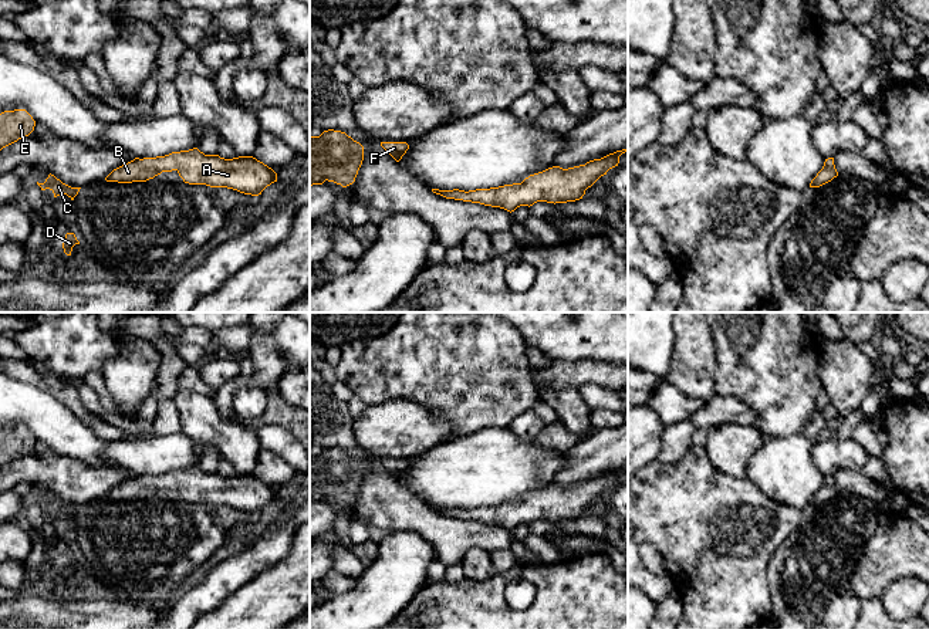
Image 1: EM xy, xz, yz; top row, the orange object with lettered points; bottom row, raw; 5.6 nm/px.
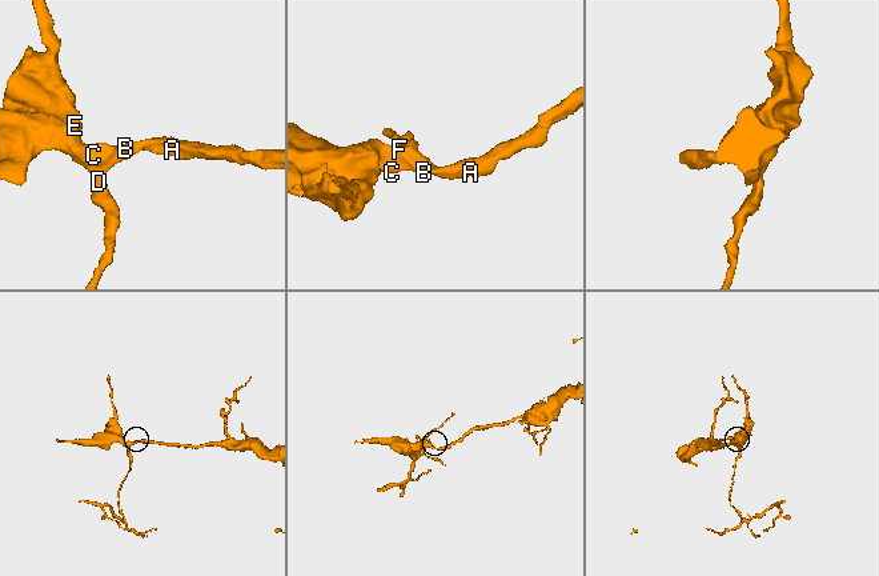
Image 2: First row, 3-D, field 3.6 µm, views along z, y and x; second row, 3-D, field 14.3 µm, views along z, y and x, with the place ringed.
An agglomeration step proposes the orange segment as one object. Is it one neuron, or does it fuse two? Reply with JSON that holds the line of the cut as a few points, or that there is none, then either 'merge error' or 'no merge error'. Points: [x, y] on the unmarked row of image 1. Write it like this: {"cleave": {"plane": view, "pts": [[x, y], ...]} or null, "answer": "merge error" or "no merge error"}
{"cleave": null, "answer": "no merge error"}

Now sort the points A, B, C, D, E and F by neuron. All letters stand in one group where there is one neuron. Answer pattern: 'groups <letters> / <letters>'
groups A B C D E F

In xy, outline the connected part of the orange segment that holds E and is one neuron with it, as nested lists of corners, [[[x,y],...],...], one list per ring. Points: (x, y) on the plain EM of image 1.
[[[26,427],[4,429],[0,432],[0,469],[18,457],[28,454],[36,439]]]

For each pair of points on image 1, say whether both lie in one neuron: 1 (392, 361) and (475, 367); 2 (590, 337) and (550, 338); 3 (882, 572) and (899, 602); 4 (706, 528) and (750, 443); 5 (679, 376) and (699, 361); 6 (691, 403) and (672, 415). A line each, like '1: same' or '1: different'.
1: same
2: same
3: different
4: different
5: same
6: same

